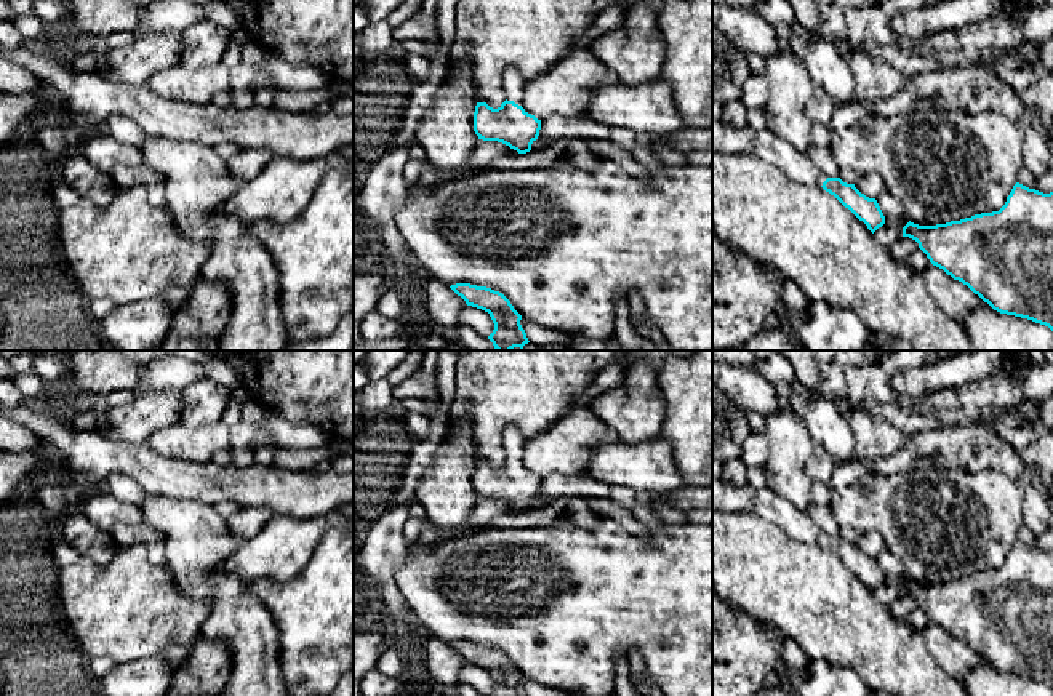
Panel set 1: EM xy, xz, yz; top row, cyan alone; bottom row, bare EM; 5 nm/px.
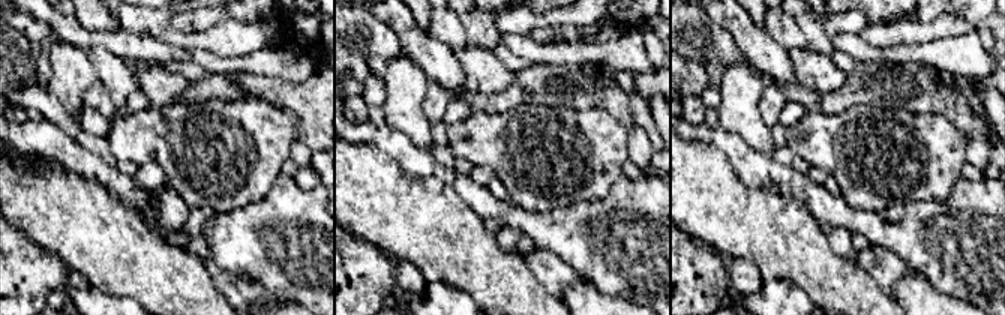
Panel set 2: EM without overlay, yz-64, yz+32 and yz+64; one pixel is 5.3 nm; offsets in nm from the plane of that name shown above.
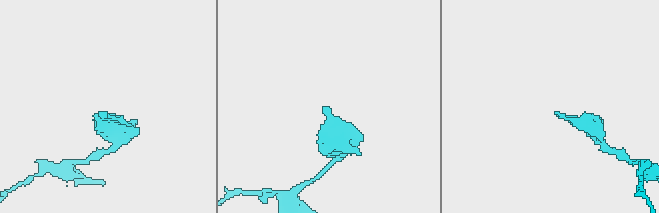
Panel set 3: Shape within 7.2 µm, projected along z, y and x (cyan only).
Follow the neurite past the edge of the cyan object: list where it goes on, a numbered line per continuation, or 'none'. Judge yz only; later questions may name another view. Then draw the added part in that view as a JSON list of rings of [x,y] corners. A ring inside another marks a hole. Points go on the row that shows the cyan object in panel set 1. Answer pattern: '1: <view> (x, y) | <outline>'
1: yz (796, 165) | [[[712,118],[712,150],[755,155],[776,166],[787,179],[807,187],[821,187],[827,179],[827,174],[807,154],[767,128],[735,130],[725,126],[720,118]]]

